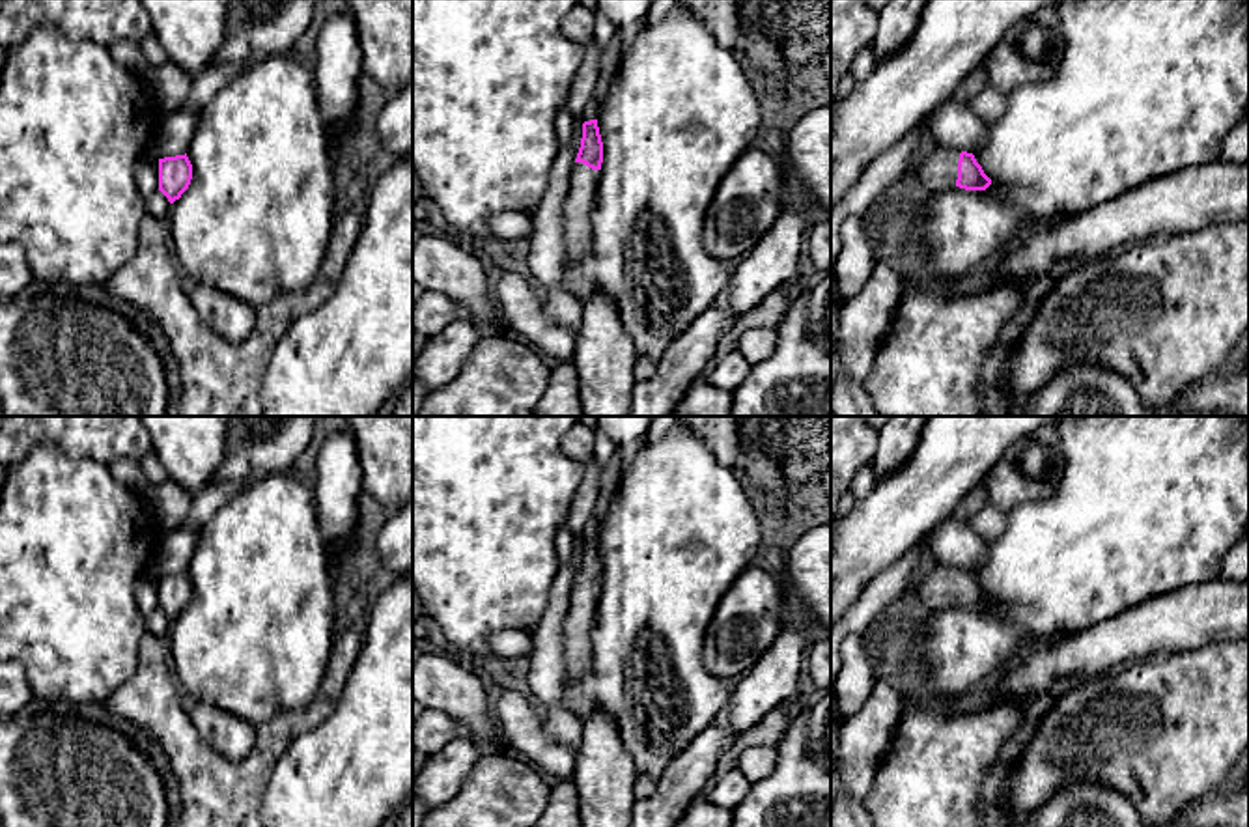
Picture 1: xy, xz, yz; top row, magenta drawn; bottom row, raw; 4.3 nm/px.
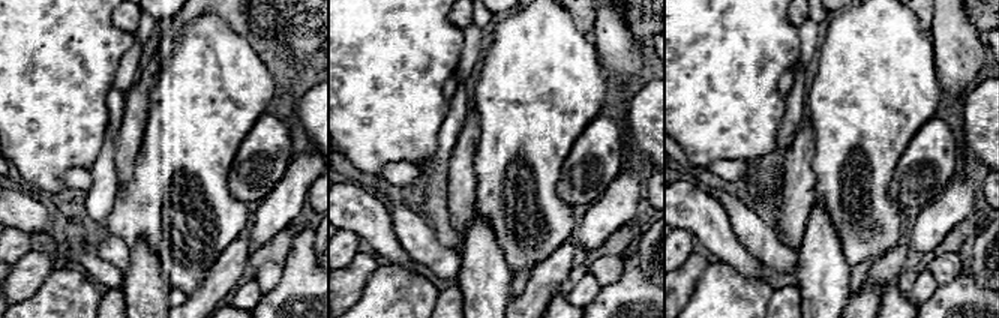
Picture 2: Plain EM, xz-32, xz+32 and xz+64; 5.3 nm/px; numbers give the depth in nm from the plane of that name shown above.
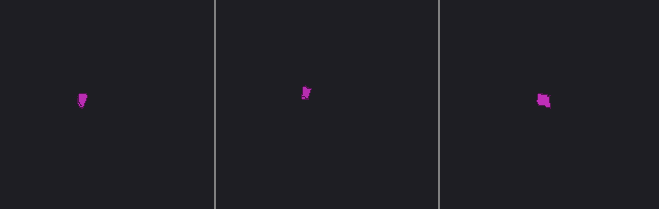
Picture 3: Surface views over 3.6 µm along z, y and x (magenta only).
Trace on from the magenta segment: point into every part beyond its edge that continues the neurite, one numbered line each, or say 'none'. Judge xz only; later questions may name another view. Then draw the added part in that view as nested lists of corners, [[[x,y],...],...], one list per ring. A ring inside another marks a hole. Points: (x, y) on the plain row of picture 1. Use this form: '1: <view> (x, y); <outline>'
1: xz (583, 600); [[[575,581],[569,594],[569,609],[564,618],[564,683],[579,680],[592,659],[592,625],[599,603],[601,588],[592,588]]]

